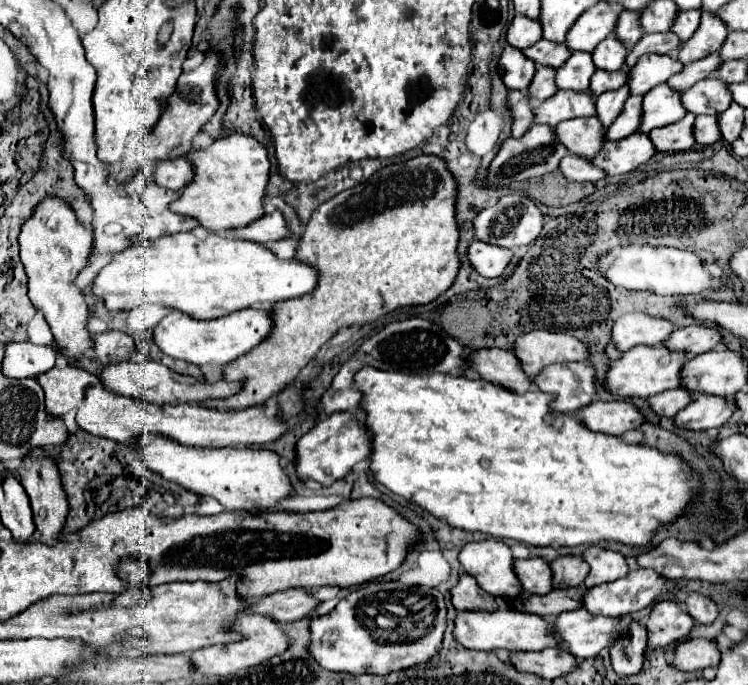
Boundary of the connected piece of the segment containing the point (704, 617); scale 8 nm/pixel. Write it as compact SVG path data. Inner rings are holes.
M691 593L691 595L685 599L685 605L687 605L687 613L689 613L697 623L711 625L711 623L719 617L719 607L717 607L709 597L703 597L703 595L699 595L699 593Z

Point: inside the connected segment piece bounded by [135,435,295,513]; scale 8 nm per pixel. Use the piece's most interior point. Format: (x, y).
(247, 479)

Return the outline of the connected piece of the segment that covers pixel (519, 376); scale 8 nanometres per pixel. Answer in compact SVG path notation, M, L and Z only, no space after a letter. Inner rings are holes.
M479 349L469 355L469 365L481 375L481 379L505 387L509 391L527 393L529 387L533 387L533 381L525 375L513 351Z

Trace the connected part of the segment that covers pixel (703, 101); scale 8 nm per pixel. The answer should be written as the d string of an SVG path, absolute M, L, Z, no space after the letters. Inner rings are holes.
M707 77L695 83L695 87L687 89L683 93L683 105L687 111L695 115L721 115L729 105L731 105L731 91L729 85L715 79Z

